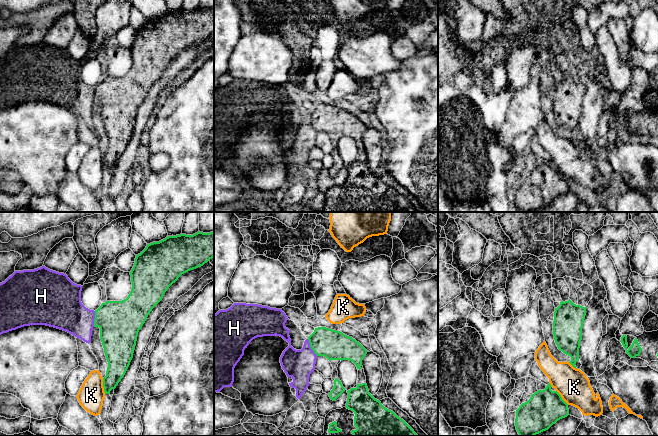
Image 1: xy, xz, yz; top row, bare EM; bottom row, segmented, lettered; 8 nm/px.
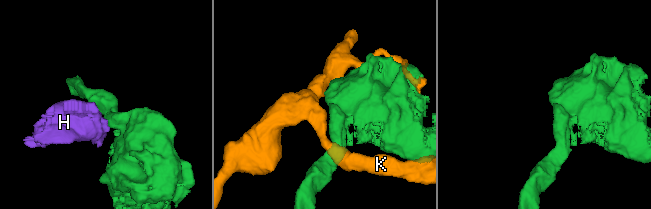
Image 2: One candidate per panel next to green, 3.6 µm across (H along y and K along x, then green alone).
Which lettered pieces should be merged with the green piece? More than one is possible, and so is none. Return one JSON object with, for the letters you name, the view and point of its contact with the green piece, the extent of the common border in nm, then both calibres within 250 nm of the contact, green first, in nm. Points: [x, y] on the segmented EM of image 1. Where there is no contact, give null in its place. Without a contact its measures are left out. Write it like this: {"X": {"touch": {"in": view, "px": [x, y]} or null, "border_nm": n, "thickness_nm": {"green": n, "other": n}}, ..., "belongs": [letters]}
{"belongs": []}

